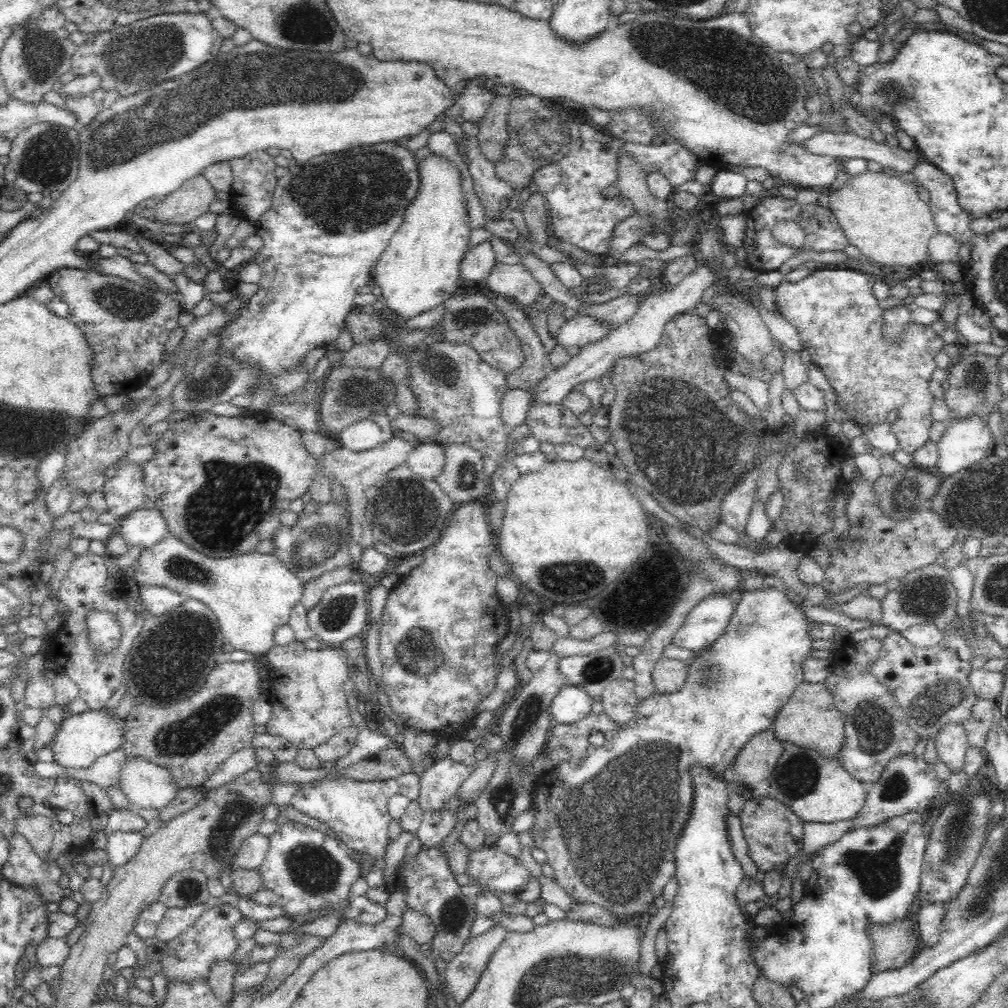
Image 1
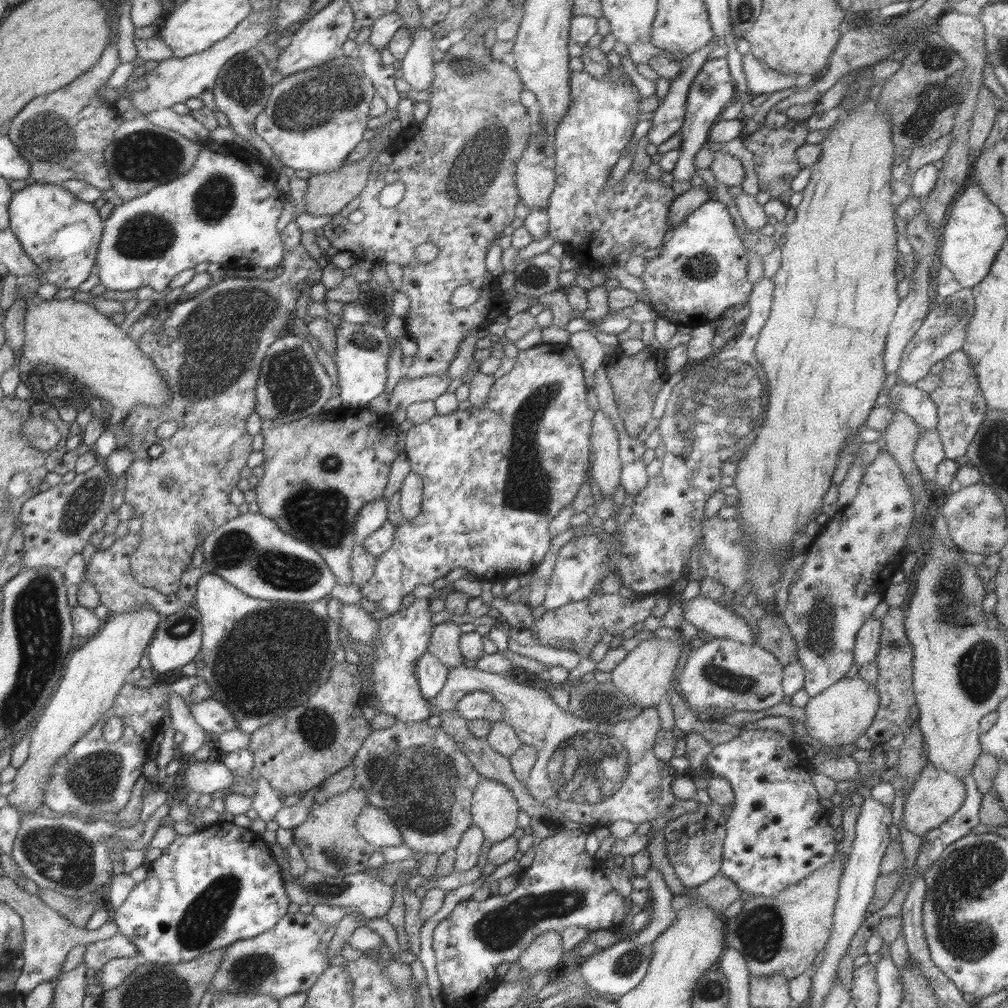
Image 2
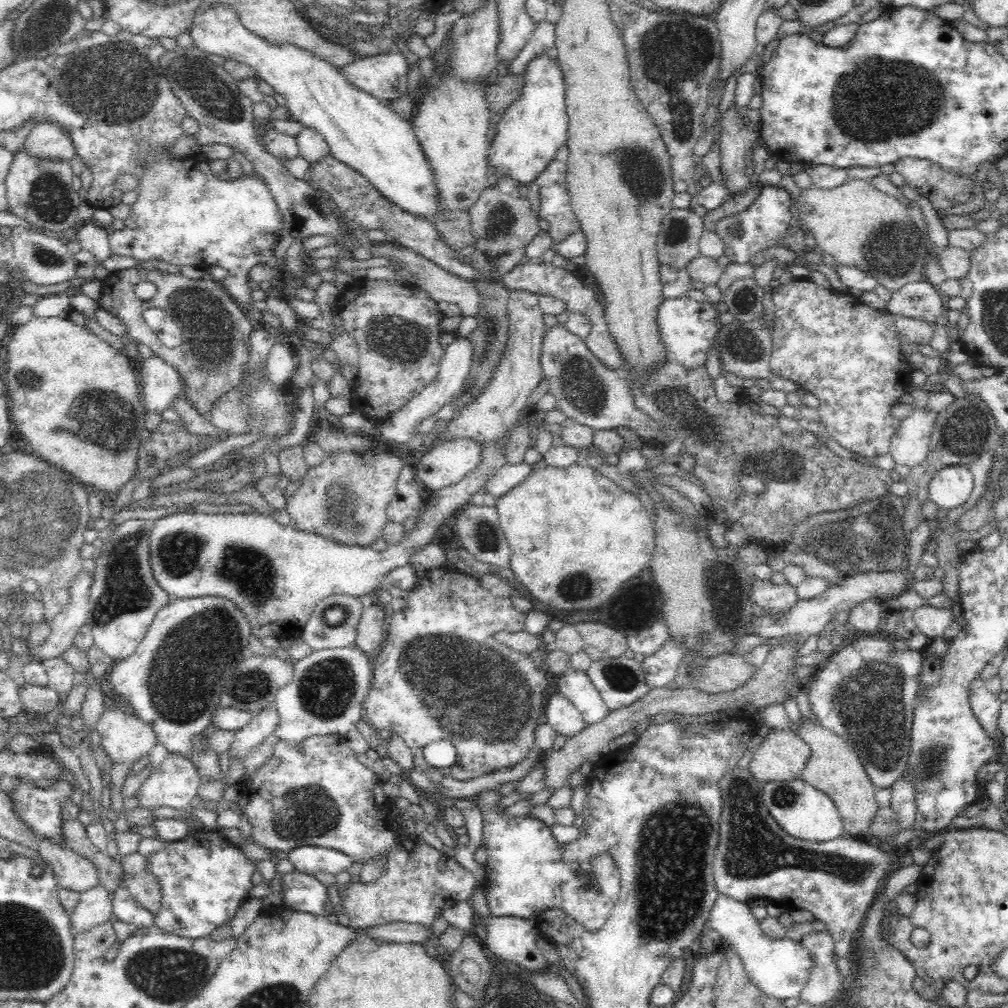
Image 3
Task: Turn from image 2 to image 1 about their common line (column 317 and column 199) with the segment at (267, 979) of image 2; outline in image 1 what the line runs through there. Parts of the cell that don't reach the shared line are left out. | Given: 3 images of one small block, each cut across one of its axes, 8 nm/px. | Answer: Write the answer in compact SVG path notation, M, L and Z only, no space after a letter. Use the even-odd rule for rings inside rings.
M234 904L208 906L206 913L196 922L194 928L188 928L178 938L166 942L164 956L160 963L163 974L166 978L170 977L170 979L178 979L178 981L191 981L196 977L207 978L212 961L219 961L232 956L238 944L232 934L232 929L241 920L242 913Z

